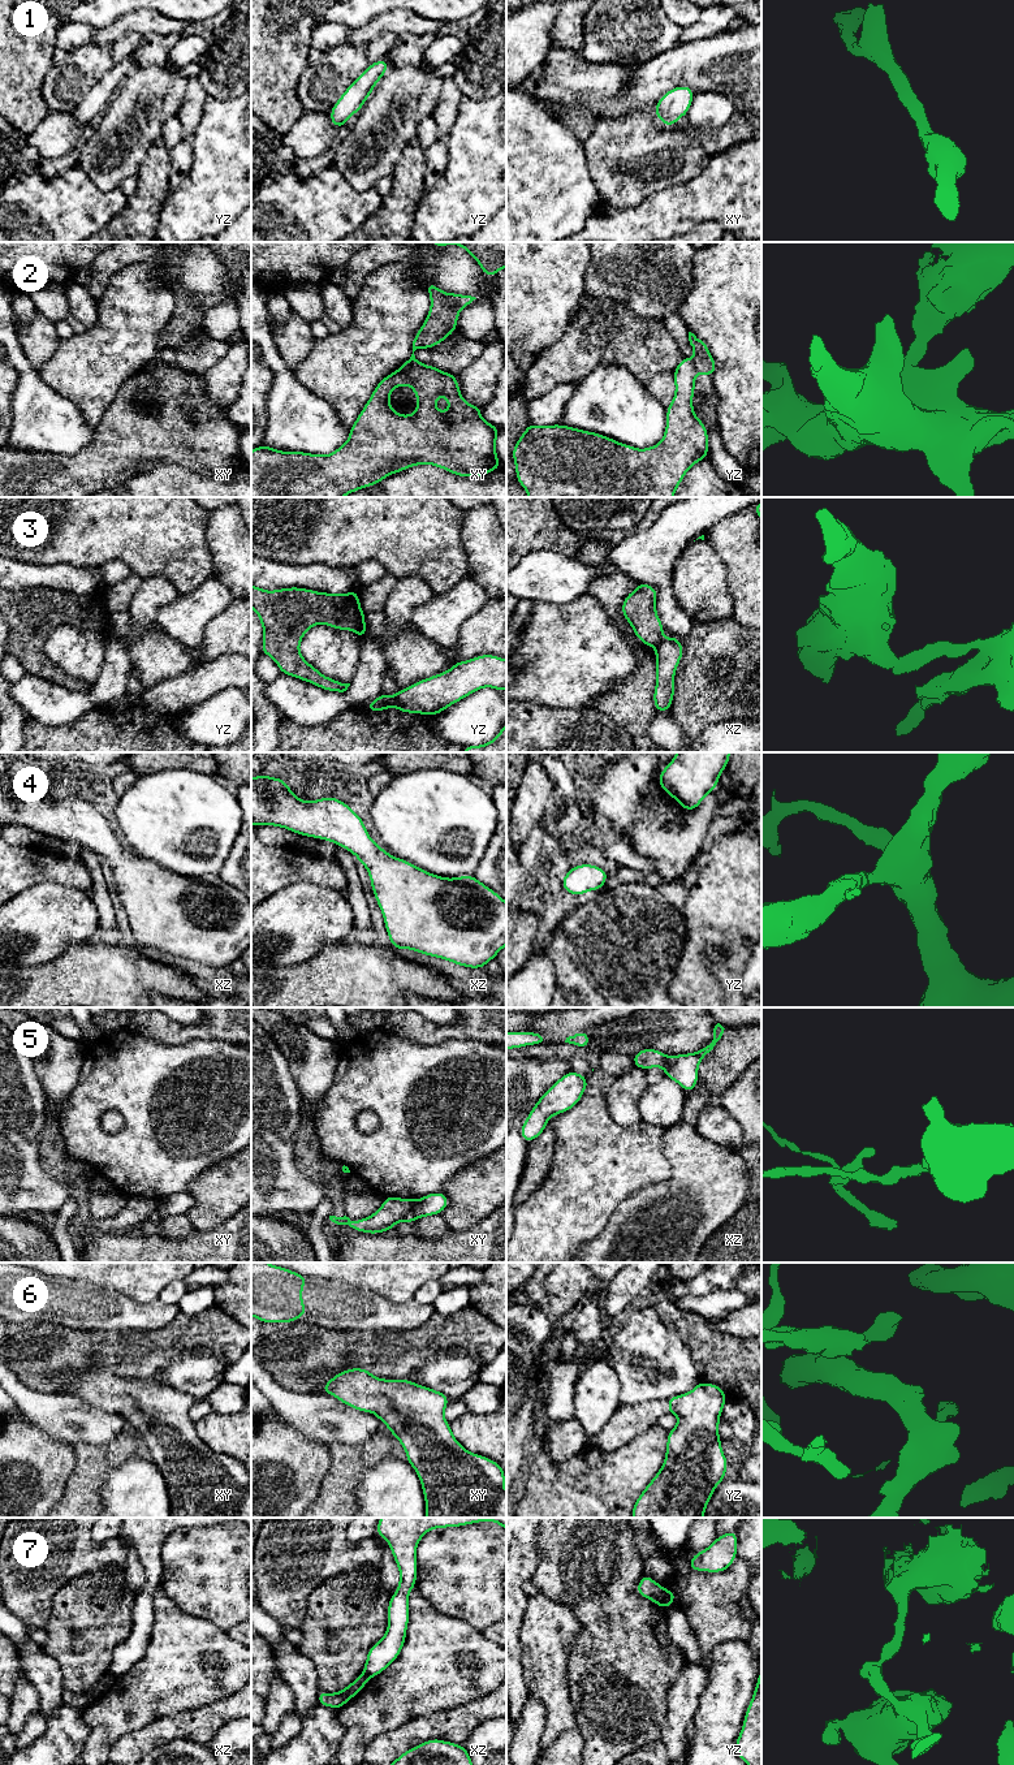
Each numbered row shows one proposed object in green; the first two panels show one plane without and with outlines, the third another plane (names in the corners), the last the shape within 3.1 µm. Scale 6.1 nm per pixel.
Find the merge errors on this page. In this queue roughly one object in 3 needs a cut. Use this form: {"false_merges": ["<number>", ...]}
{"false_merges": ["2", "3", "5", "7"]}

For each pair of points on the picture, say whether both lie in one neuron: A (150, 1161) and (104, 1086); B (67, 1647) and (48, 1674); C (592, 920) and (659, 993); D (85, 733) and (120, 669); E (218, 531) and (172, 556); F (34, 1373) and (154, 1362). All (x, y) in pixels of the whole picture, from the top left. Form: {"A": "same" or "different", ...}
{"A": "same", "B": "different", "C": "same", "D": "different", "E": "different", "F": "same"}

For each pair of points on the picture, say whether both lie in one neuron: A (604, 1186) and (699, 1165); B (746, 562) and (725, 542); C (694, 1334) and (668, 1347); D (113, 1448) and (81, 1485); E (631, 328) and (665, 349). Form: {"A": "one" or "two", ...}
{"A": "two", "B": "one", "C": "two", "D": "one", "E": "one"}

